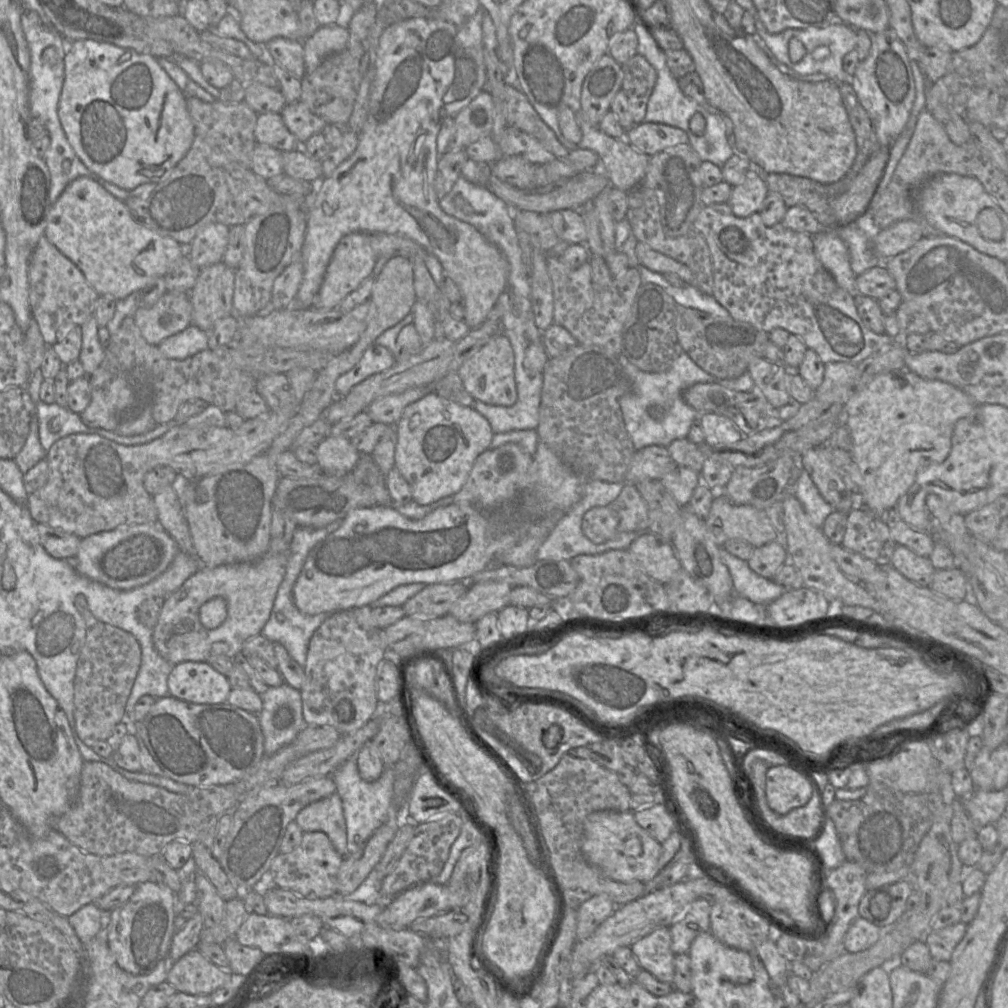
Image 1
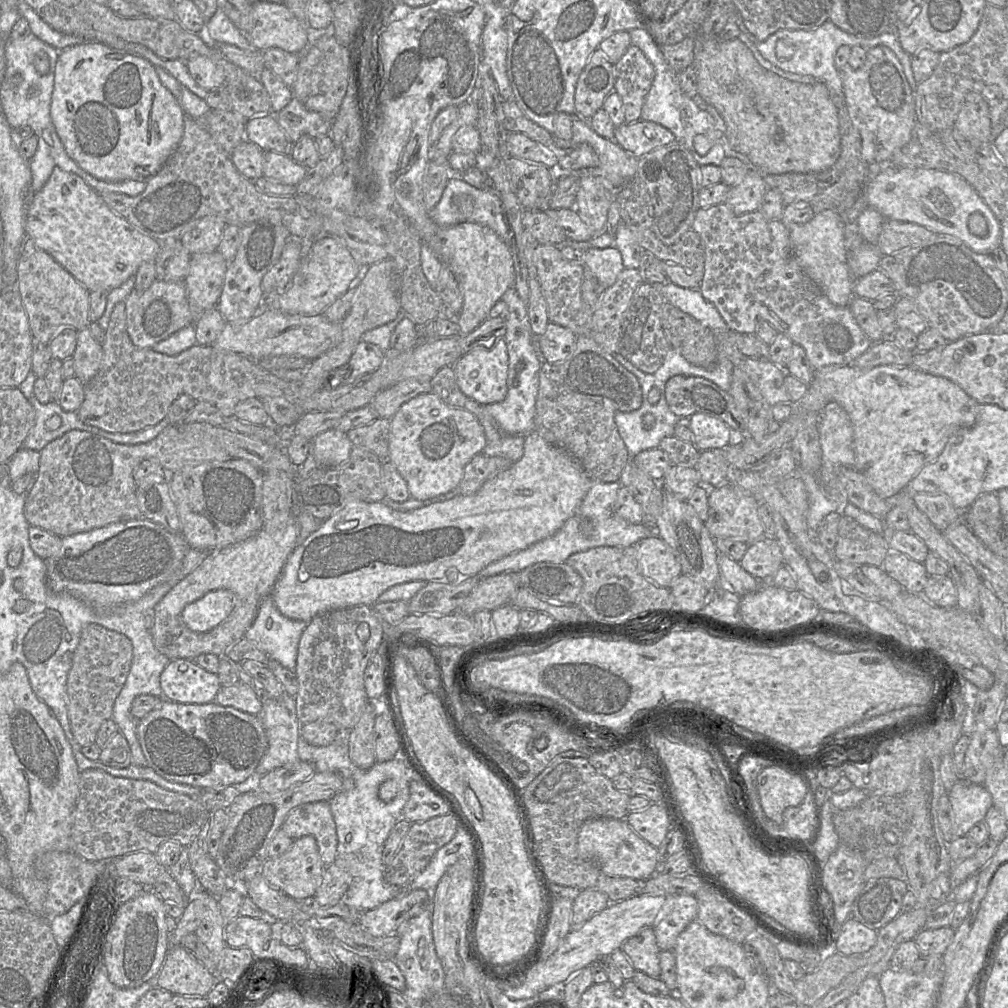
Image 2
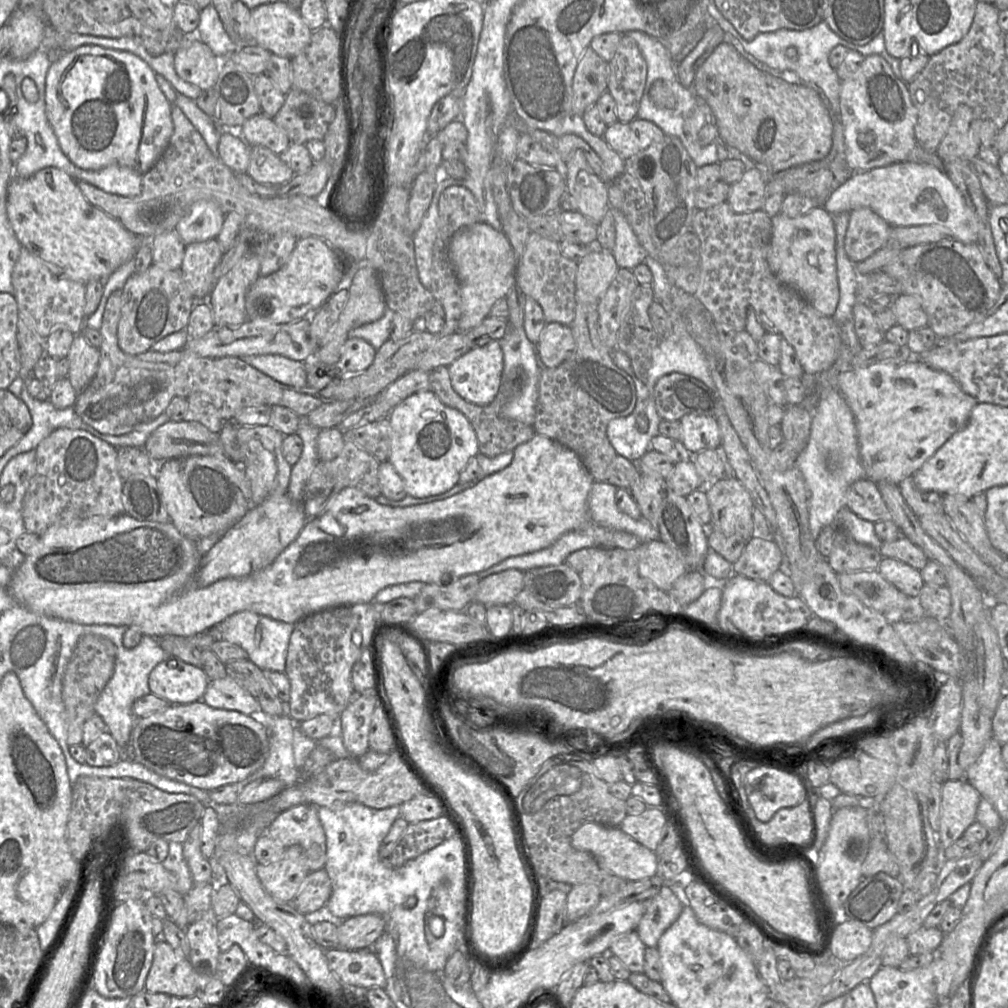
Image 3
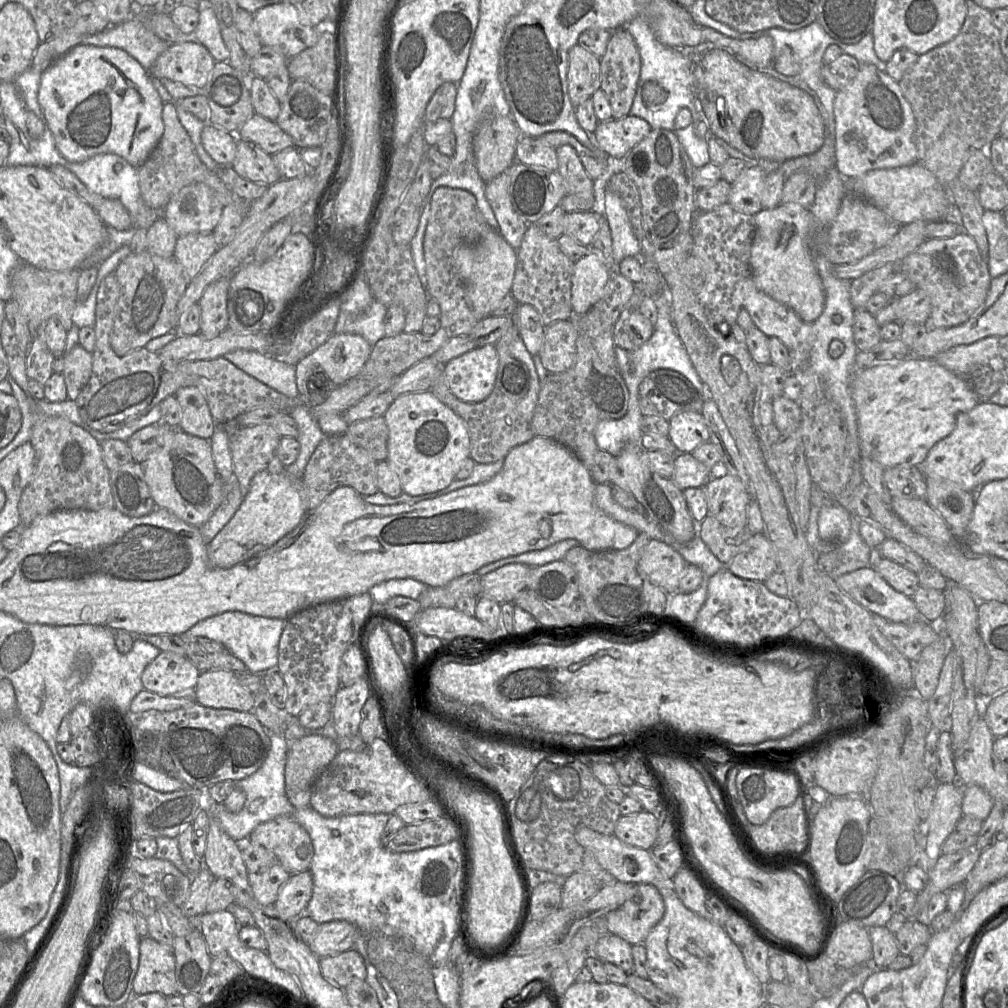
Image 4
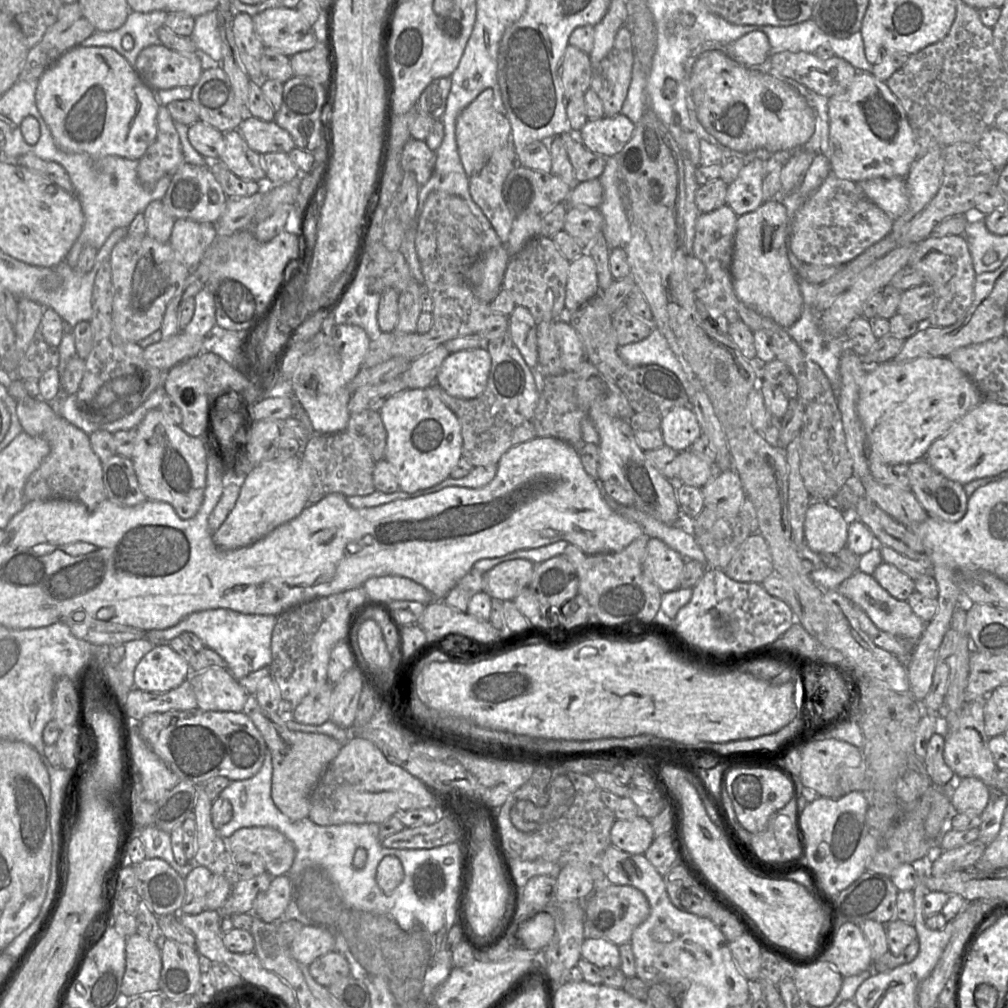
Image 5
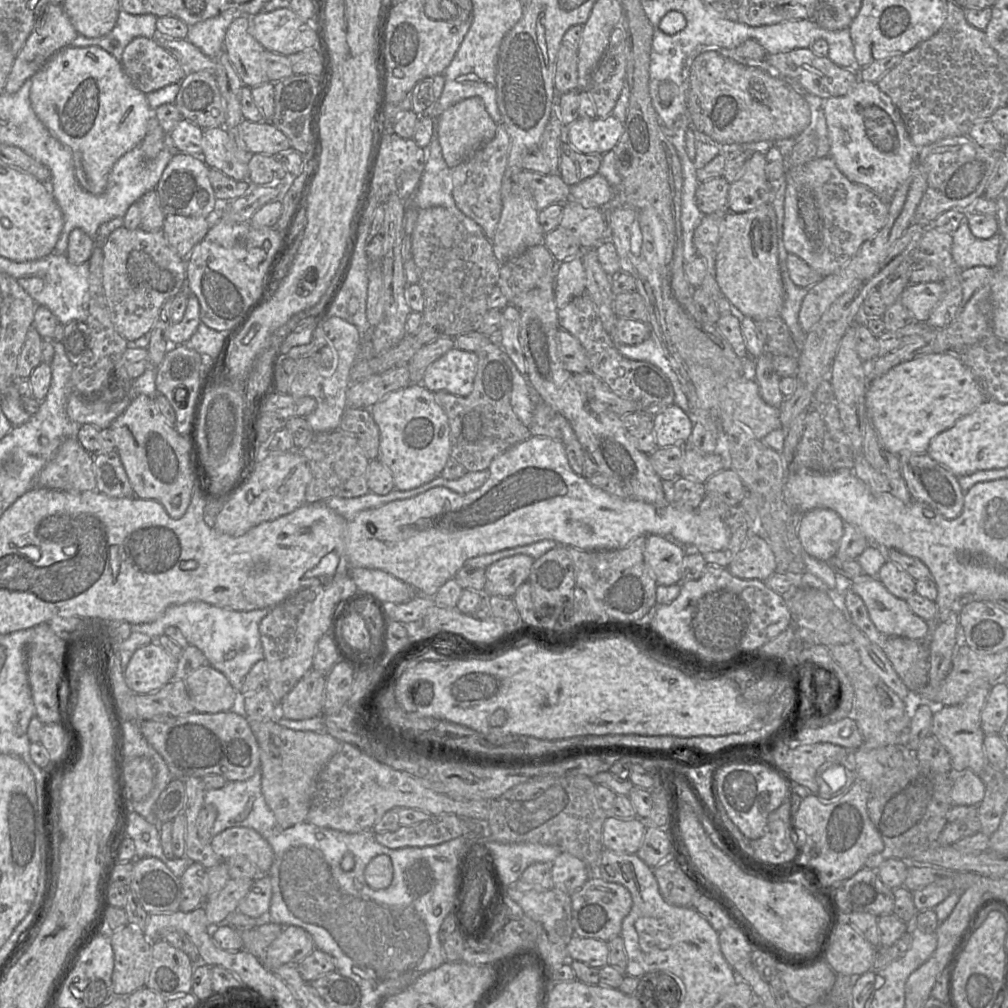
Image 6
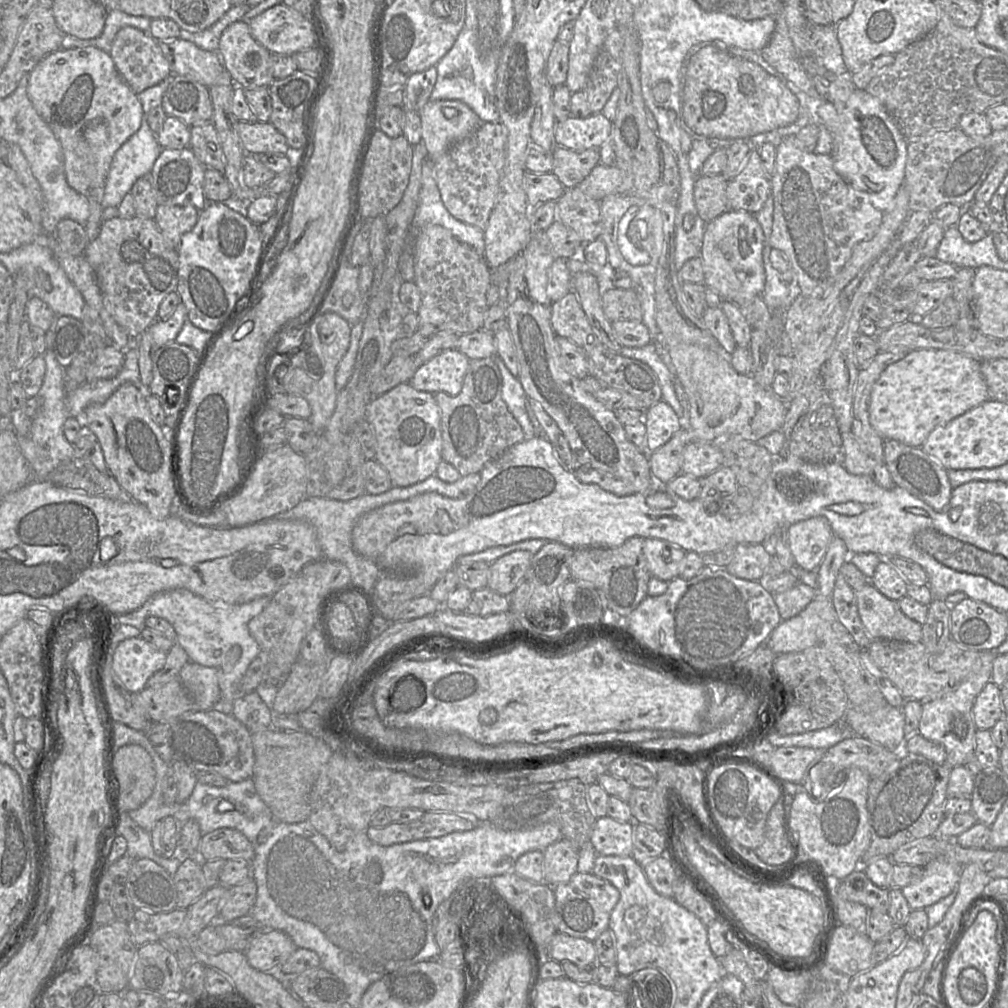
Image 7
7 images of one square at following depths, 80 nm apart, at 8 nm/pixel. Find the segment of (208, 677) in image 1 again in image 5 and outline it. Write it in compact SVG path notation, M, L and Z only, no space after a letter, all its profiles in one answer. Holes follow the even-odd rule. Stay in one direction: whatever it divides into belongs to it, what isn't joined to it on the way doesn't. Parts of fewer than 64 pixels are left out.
M157 644L136 666L134 686L145 692L163 693L181 685L190 674L189 662L168 644Z

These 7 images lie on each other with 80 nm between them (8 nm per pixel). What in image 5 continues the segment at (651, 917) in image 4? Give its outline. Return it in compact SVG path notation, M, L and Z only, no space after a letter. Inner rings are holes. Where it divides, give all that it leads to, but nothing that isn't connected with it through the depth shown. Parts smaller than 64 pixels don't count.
M596 883L594 892L584 900L585 938L604 938L616 945L630 943L633 931L650 913L644 893L630 885Z

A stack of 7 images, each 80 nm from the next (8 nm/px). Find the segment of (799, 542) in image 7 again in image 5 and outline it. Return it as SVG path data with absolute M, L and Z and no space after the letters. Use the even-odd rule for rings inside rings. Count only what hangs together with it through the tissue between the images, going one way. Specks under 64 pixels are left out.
M814 500L805 516L804 538L818 554L837 554L847 543L850 516L833 502Z

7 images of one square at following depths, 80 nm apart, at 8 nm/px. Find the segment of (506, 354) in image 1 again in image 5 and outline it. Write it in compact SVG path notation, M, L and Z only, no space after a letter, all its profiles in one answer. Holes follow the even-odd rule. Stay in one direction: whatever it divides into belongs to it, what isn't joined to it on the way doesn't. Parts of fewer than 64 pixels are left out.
M485 347L450 353L440 366L435 385L452 397L466 400L474 399L483 393L490 368L491 357Z

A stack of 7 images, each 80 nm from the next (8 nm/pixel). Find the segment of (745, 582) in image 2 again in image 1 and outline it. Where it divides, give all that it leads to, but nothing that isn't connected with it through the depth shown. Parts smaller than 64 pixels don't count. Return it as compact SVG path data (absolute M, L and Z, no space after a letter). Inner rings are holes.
M720 547L719 555L732 578L734 594L758 605L768 605L778 599L786 589L773 579L756 574L747 561L741 560Z

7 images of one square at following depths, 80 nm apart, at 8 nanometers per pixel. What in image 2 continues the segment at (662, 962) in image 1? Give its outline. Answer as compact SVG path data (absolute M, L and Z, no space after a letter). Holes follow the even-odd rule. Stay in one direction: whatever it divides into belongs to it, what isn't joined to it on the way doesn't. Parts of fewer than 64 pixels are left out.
M647 927L629 938L624 942L621 949L636 970L653 978L660 977L659 954L661 950L657 945L653 927Z

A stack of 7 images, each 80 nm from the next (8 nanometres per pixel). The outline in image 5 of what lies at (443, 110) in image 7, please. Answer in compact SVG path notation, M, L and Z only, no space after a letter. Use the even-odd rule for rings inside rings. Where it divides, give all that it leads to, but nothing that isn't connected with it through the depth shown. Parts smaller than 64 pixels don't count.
M486 89L457 117L455 138L463 168L468 176L477 174L493 153L511 143L511 125L508 118L493 108L493 90Z

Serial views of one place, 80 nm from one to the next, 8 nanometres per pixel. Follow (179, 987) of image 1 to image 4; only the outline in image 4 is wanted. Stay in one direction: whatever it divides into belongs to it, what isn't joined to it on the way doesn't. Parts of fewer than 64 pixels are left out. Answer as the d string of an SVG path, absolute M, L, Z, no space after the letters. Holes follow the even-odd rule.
M149 936L142 937L139 942L139 963L133 979L133 993L161 993L165 997L176 993L175 958L171 945L163 945Z

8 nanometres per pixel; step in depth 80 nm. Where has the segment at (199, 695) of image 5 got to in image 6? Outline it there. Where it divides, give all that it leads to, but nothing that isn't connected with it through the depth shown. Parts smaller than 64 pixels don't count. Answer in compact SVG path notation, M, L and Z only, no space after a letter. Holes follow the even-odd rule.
M210 665L197 668L184 682L194 711L199 713L230 711L237 697L237 691L228 679Z

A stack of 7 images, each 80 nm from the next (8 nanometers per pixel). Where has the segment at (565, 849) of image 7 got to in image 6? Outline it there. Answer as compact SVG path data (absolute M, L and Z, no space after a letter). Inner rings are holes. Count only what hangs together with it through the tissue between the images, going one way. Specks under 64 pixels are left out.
M561 852L552 862L554 888L572 895L589 879L589 869L579 858Z

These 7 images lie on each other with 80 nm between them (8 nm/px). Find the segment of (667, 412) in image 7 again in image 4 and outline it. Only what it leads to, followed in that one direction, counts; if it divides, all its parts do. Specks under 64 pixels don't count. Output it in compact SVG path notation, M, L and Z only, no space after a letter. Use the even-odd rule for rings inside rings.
M681 412L670 418L668 422L668 438L674 444L678 453L692 454L698 446L709 442L709 430L699 412Z

